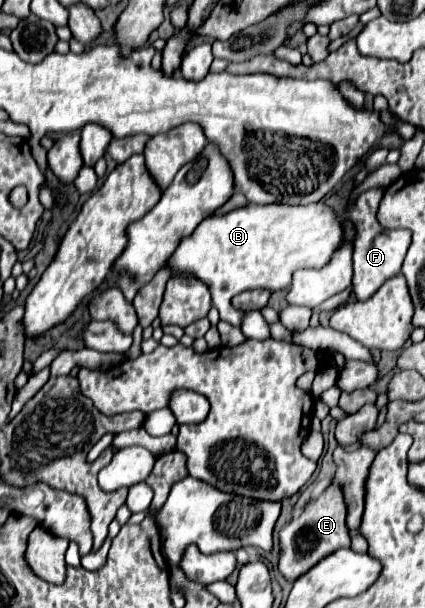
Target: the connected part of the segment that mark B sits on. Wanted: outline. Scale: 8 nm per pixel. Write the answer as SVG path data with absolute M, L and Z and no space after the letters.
M323 202L307 206L247 204L199 224L187 240L181 240L165 266L171 268L171 276L199 278L209 288L221 320L239 326L244 312L232 306L233 296L255 288L283 290L291 284L295 270L327 264L341 246L343 230L335 216Z

